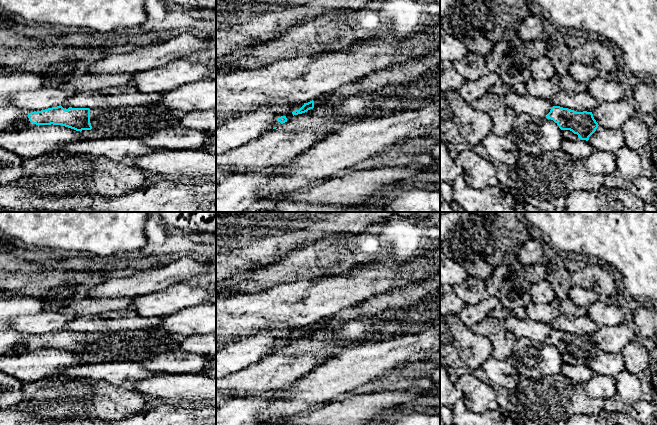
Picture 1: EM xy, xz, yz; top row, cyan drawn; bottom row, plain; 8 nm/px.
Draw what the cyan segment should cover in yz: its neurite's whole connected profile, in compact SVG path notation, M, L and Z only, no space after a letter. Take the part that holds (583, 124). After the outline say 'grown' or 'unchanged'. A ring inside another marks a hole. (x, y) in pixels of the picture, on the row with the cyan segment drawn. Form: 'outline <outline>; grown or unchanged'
outline M553 106L546 118L559 126L564 139L571 141L579 139L588 141L599 126L592 112L576 112L560 106Z; grown

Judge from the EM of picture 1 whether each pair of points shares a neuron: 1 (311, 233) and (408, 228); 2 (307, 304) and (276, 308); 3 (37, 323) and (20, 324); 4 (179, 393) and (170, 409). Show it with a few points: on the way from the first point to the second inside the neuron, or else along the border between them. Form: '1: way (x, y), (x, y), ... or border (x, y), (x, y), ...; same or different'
1: border (378, 222), (368, 224), (357, 233), (339, 236); different
2: way (299, 305), (284, 305); same
3: way (33, 324), (24, 324); same
4: border (169, 401), (179, 403); different

